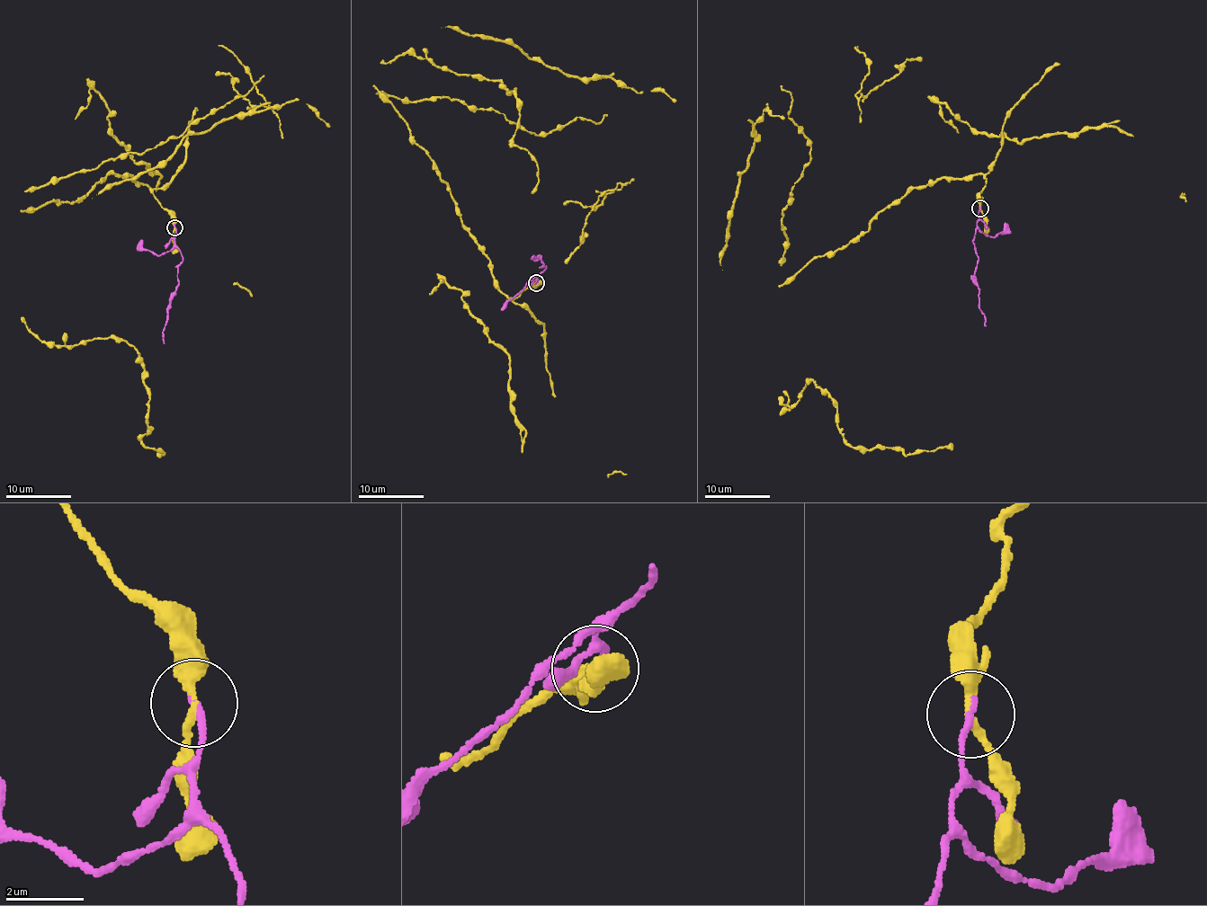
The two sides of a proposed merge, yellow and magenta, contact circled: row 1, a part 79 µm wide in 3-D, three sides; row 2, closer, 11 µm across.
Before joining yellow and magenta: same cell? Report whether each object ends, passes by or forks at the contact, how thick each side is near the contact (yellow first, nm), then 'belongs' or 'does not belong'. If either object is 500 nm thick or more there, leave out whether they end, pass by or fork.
yellow passes by; magenta ends there; 240 nm thick on the yellow side, 200 nm on the other; does not belong

